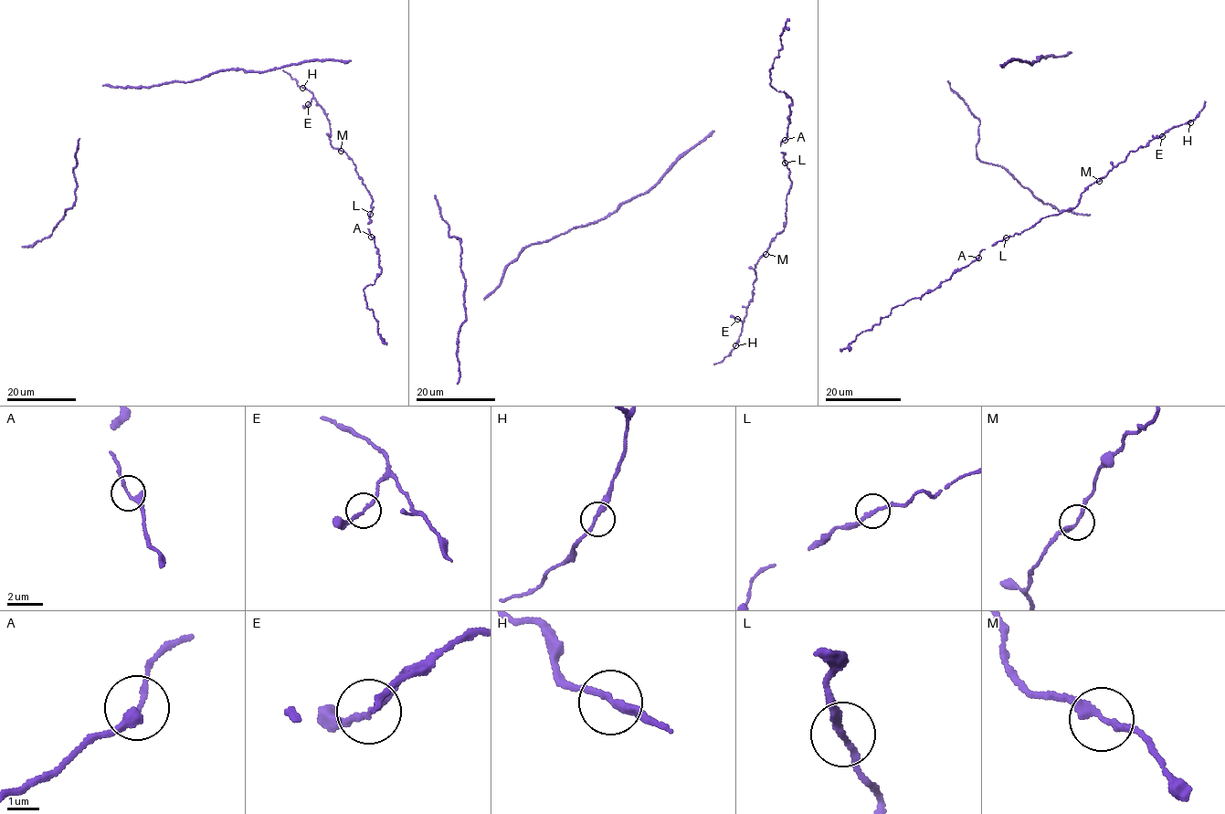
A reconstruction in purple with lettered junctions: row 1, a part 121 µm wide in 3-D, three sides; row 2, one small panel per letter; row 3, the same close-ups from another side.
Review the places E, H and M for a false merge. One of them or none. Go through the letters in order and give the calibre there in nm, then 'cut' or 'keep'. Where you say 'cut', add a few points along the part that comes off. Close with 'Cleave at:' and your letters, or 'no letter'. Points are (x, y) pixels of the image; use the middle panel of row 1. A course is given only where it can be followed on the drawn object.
E: 180 nm | keep
H: 200 nm | keep
M: 240 nm | keep
Cleave at: no letter

